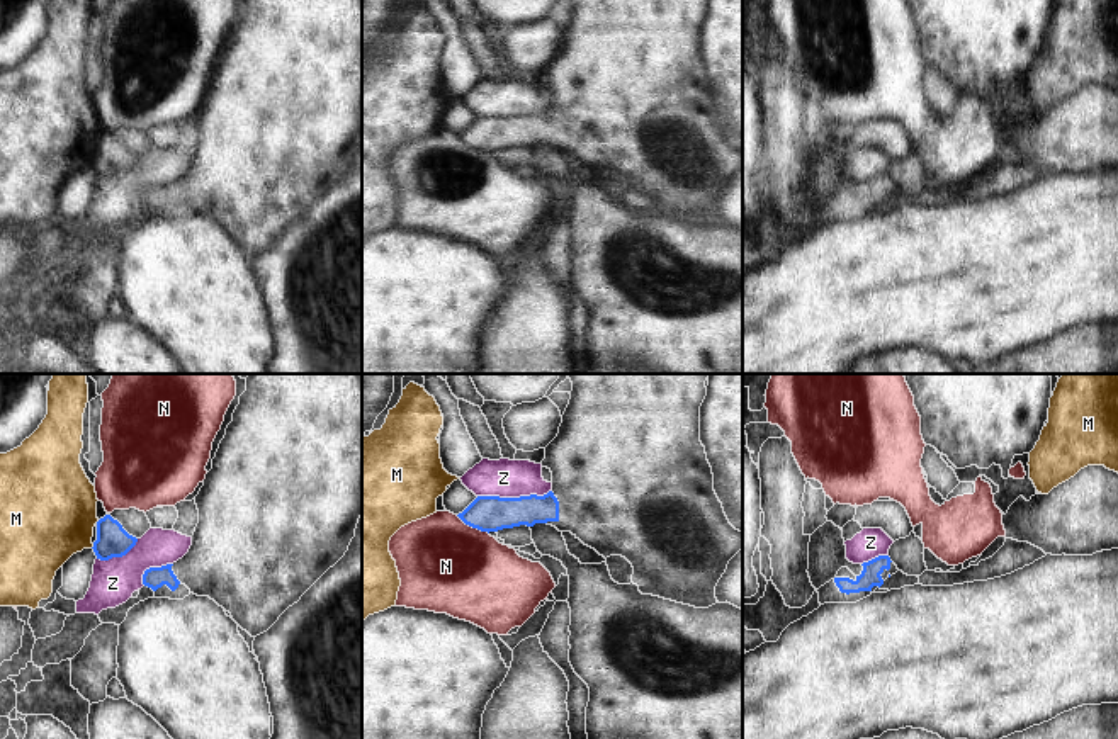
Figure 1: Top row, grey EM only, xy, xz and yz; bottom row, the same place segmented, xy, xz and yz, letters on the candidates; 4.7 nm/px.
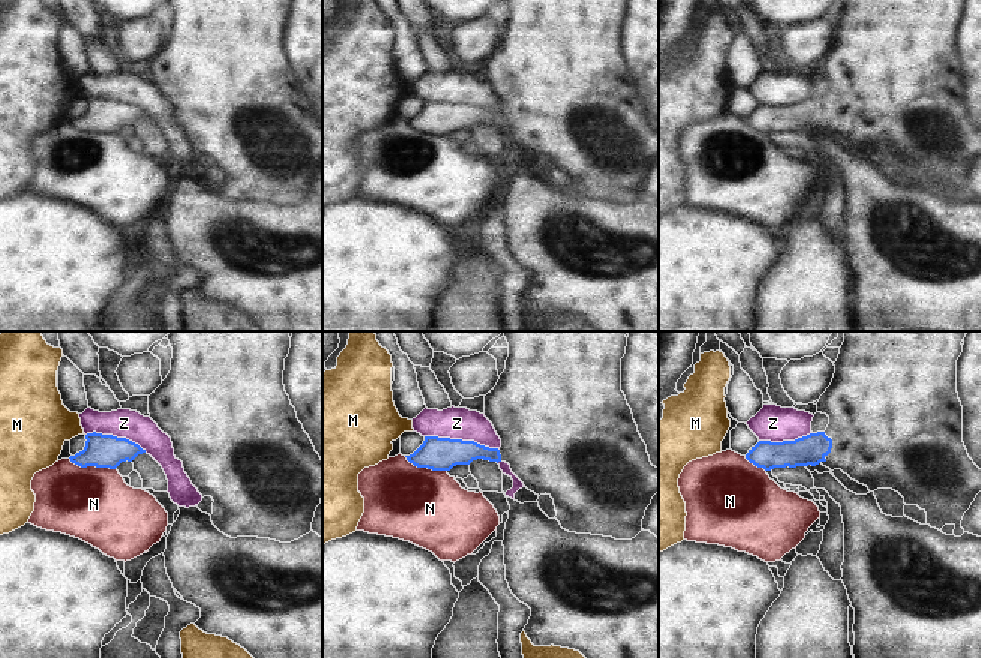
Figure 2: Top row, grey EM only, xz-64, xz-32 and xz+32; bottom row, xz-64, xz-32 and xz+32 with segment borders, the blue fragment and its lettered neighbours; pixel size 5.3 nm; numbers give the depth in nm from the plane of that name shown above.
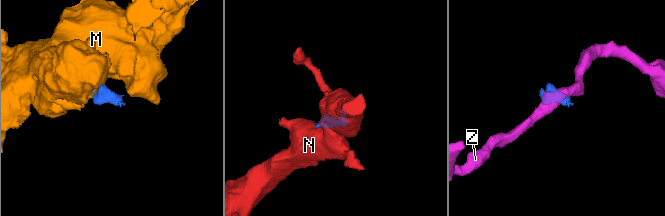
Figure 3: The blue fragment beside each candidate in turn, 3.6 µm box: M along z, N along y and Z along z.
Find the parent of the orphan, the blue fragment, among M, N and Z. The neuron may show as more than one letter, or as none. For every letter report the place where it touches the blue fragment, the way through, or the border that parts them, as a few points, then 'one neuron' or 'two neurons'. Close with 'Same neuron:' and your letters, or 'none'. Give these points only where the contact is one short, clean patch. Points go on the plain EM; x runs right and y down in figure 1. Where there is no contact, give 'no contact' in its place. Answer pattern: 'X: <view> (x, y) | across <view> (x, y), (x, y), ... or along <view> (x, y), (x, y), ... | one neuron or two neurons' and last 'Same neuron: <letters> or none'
M: xy (94, 165) | along xy (94, 163), (90, 167) | two neurons
N: xz (473, 146) | along xz (456, 135), (488, 153) | two neurons
Z: xz (513, 118) | along xz (551, 109), (542, 114), (478, 116) | two neurons
Same neuron: none

